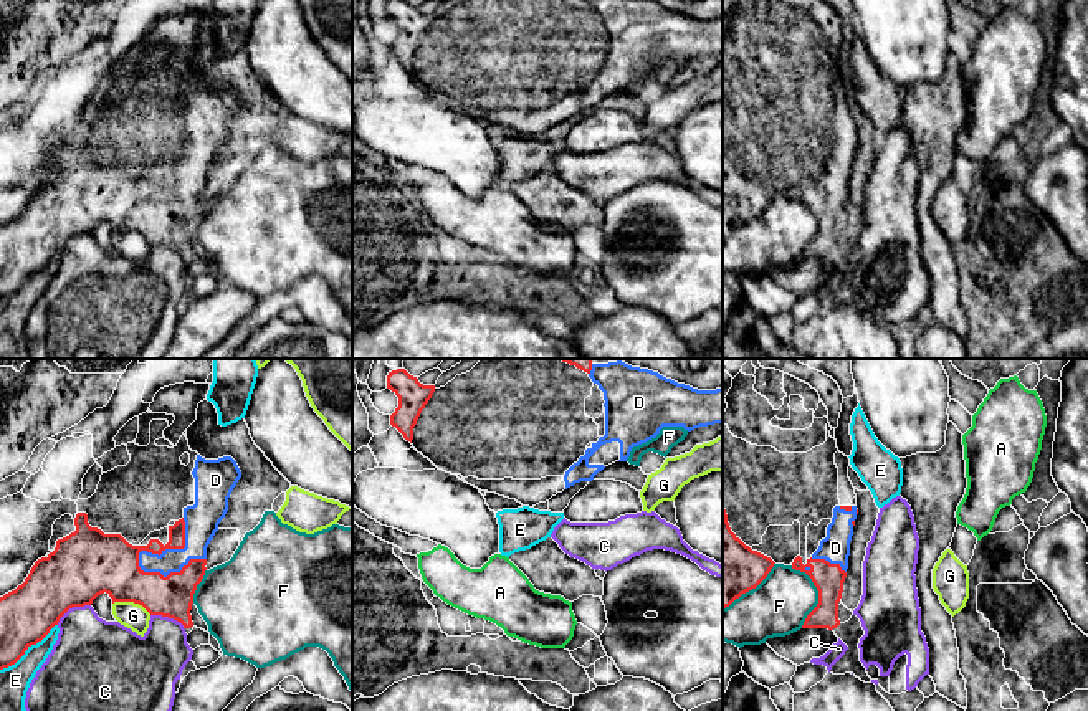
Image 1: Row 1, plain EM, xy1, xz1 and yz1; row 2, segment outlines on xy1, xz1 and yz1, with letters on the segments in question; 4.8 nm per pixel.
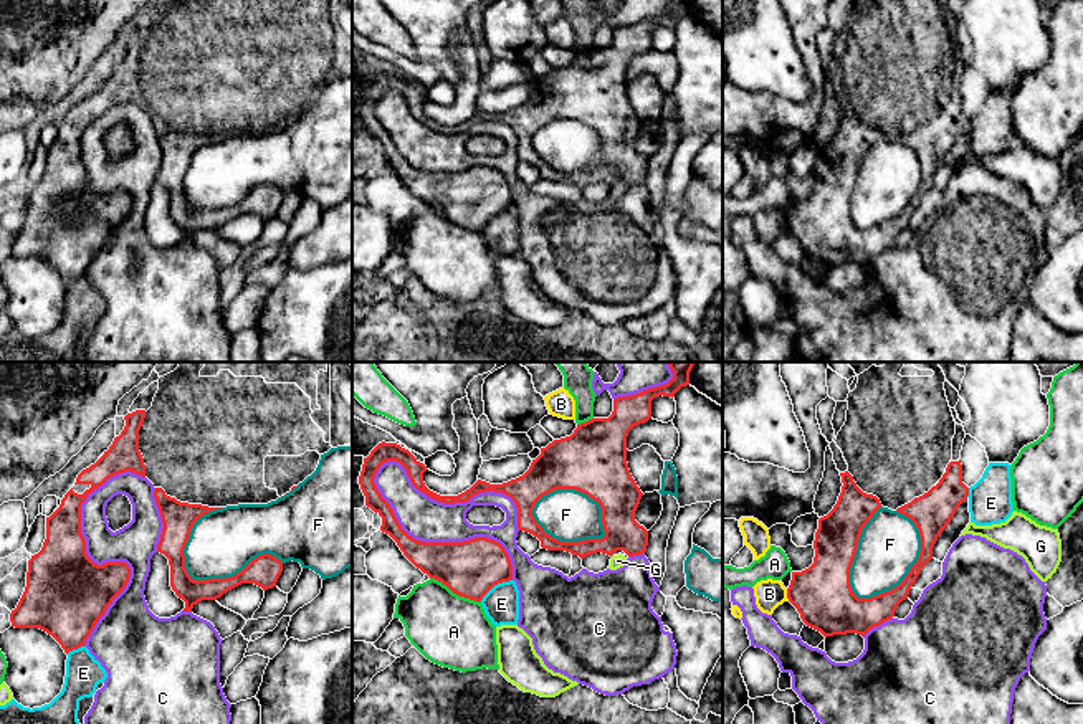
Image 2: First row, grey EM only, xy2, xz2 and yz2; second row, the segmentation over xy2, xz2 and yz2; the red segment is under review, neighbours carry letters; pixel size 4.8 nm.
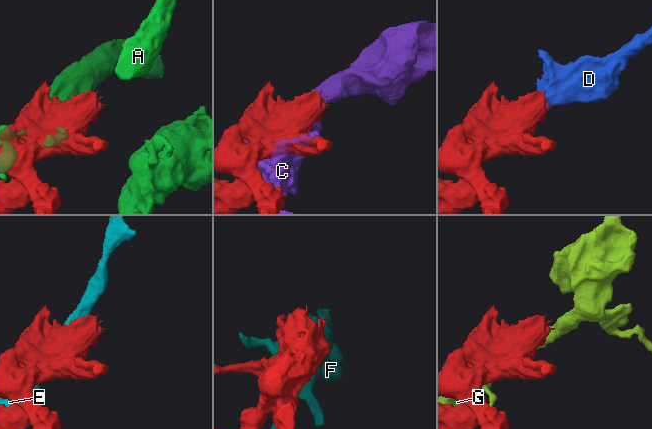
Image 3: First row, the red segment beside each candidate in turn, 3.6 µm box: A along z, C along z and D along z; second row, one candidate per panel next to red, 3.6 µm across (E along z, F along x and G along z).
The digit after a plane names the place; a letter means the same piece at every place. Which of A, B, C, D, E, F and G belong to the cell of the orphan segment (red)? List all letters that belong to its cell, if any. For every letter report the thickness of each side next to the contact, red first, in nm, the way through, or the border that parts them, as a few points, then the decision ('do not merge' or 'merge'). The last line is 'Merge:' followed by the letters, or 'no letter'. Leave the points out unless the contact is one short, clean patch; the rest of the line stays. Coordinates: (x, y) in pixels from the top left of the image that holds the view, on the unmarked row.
A: 280/360 nm | do not merge
B: 280/150 nm | do not merge
C: 280/220 nm | do not merge
D: 220/170 nm | merge
E: 280/150 nm | do not merge
F: 280/300 nm | do not merge
G: 300/130 nm | do not merge
Merge: D

